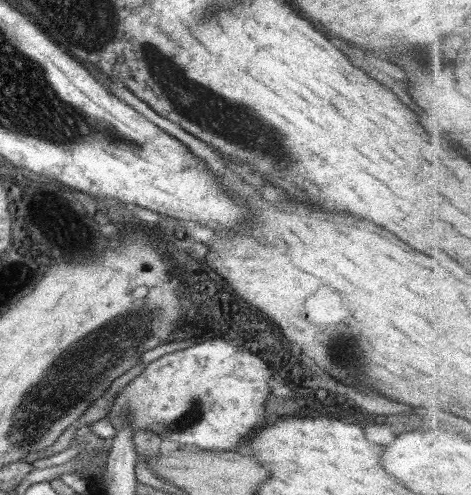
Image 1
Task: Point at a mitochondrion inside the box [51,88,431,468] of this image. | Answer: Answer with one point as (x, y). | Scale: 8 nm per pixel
(193, 414)

